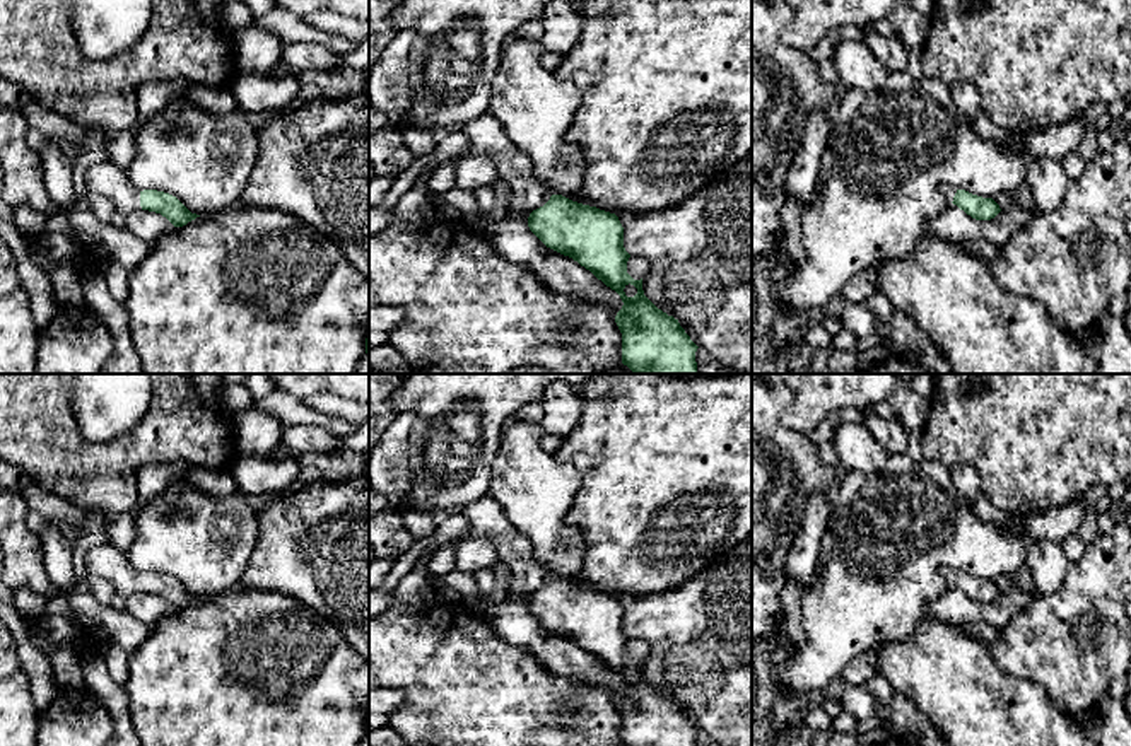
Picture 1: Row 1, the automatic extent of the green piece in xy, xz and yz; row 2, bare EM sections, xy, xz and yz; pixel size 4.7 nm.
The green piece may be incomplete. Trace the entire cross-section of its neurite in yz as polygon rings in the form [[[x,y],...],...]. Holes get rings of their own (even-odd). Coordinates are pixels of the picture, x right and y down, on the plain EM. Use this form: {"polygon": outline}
{"polygon": [[[941,567],[943,579],[976,603],[991,603],[1001,591],[993,580],[982,580],[953,567]]]}

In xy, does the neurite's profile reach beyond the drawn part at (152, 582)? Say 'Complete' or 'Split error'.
Split error

